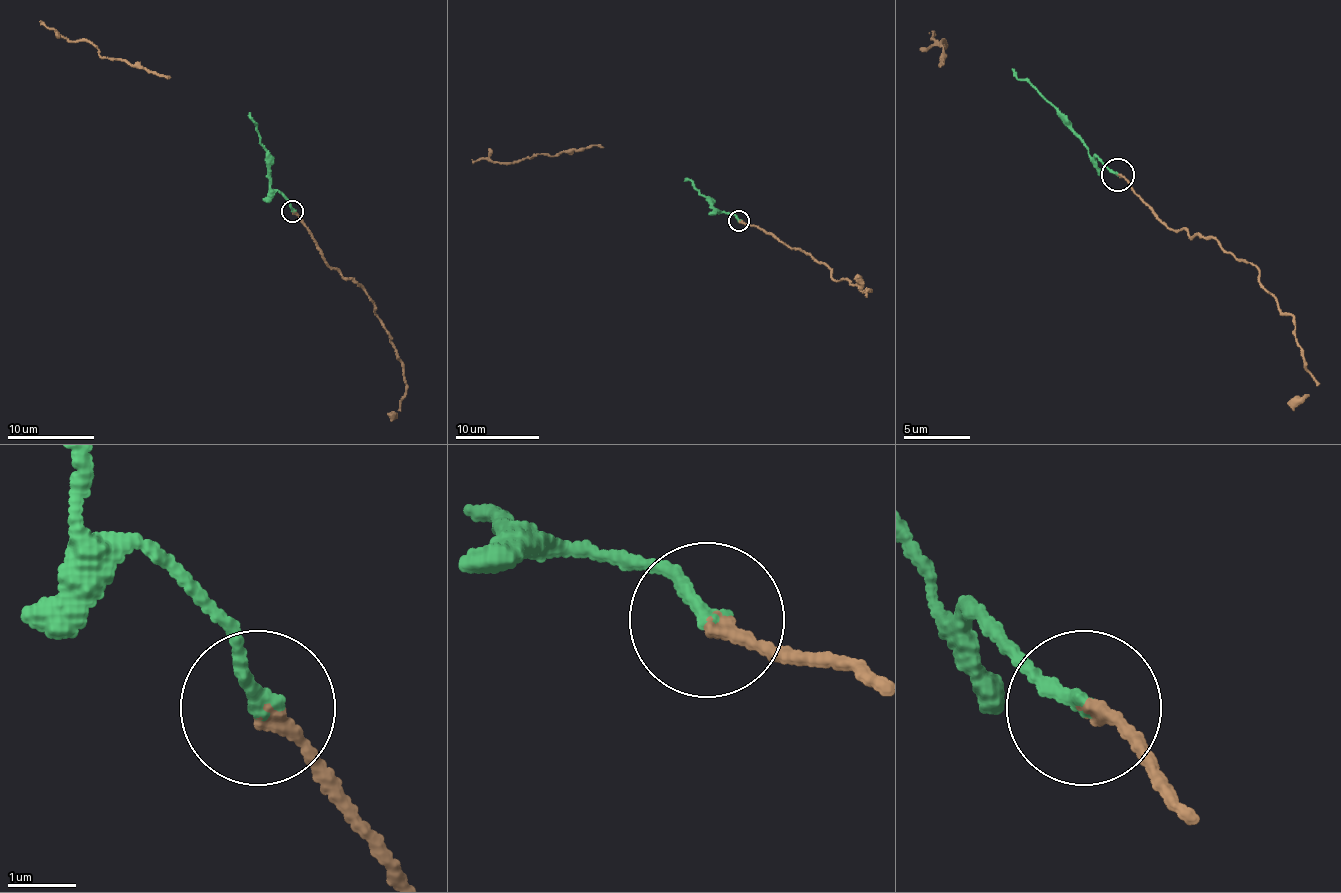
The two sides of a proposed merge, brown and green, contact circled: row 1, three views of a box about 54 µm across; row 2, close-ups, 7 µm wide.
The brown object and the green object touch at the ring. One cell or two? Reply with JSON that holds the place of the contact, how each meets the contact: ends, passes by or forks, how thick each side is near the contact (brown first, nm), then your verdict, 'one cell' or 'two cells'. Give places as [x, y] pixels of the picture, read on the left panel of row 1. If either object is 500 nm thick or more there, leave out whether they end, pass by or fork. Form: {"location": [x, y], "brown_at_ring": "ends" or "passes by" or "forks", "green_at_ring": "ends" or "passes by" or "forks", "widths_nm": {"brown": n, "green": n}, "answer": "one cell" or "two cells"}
{"location": [292, 211], "brown_at_ring": "ends", "green_at_ring": "ends", "widths_nm": {"brown": 200, "green": 200}, "answer": "one cell"}

